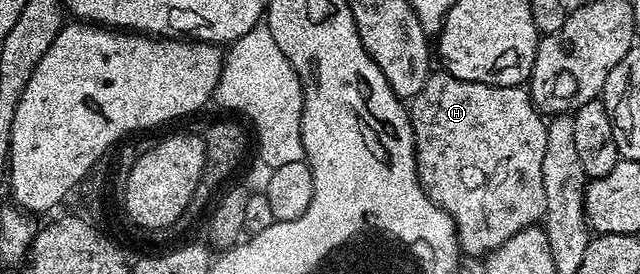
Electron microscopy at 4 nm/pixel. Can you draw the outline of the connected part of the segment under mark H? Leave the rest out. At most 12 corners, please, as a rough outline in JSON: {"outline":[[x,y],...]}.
{"outline":[[435,71],[410,98],[419,181],[466,256],[542,218],[526,88]]}

